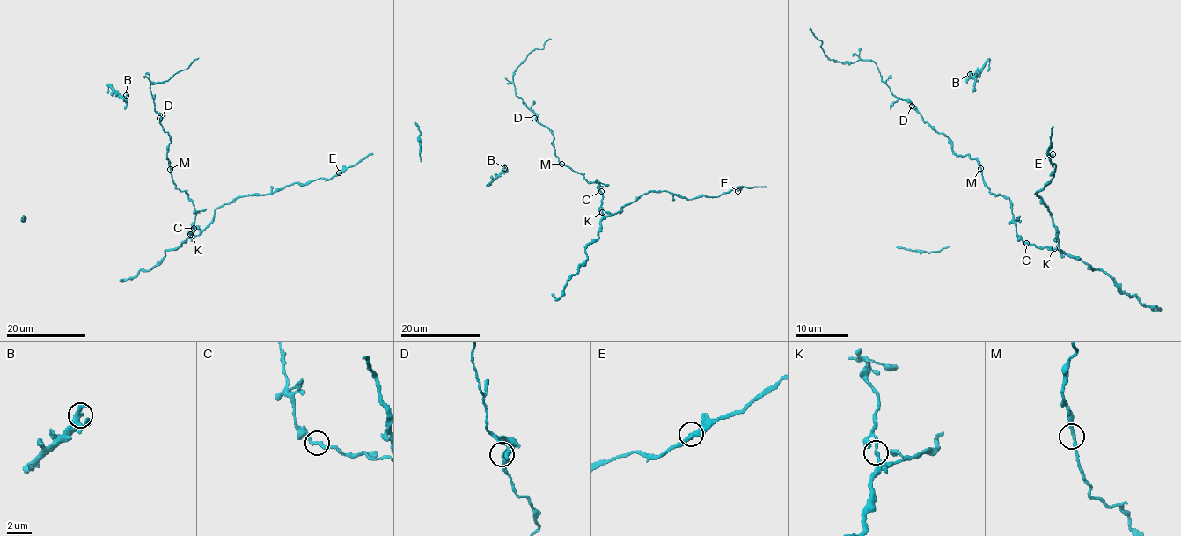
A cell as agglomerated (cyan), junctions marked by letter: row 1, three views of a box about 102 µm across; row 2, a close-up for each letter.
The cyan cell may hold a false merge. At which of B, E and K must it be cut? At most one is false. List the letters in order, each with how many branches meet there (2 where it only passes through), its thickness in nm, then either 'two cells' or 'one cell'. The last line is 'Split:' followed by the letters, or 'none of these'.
B: 2 | 280 nm | one cell
E: 2 | 260 nm | one cell
K: 2 | 240 nm | one cell
Split: none of these

